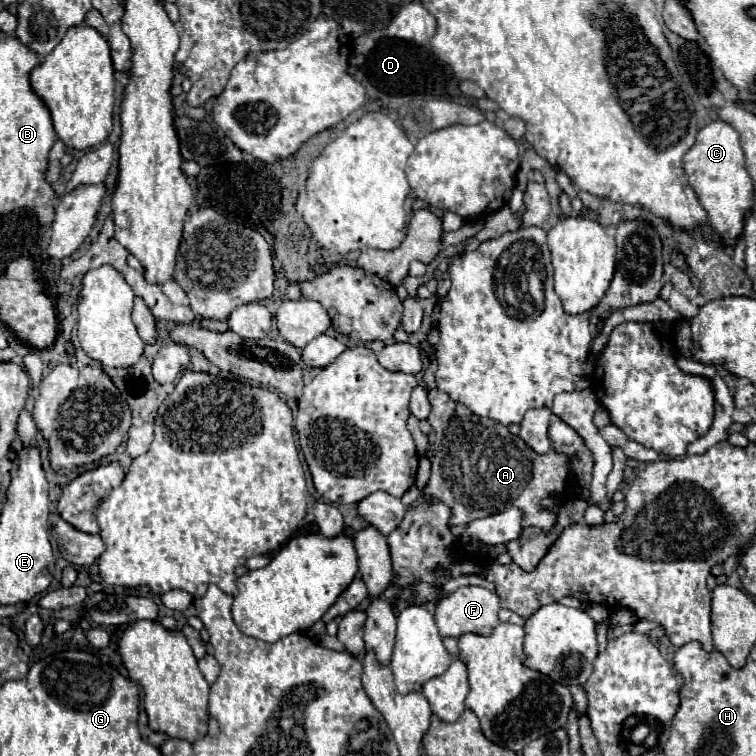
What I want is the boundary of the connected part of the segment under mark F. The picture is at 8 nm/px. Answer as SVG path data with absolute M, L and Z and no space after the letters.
M463 586L463 588L457 588L453 594L439 600L437 610L435 610L435 622L437 622L441 636L459 638L469 632L489 636L493 628L499 624L499 618L497 618L499 610L501 606L499 606L499 598L495 596L495 592L481 588L481 586Z

